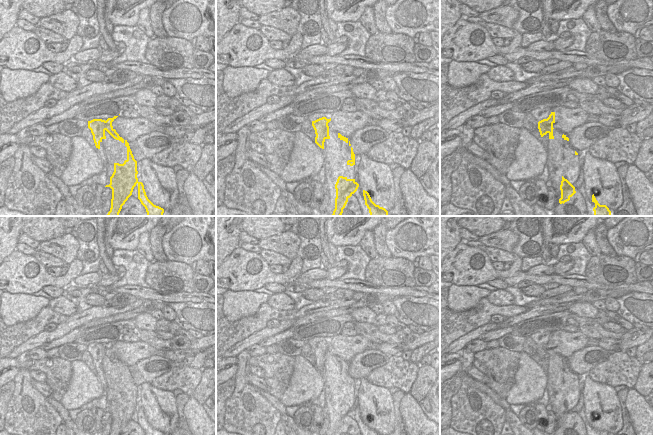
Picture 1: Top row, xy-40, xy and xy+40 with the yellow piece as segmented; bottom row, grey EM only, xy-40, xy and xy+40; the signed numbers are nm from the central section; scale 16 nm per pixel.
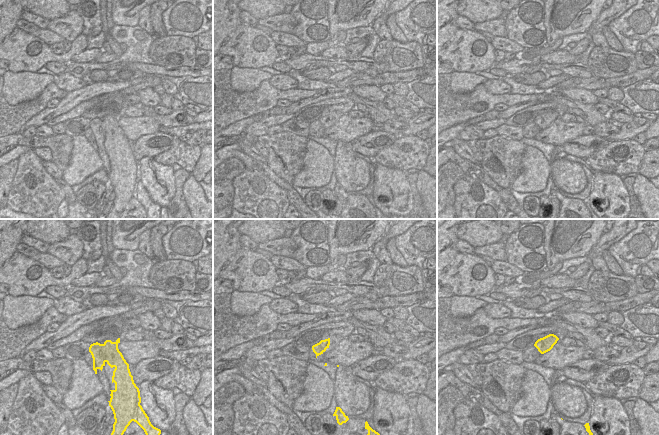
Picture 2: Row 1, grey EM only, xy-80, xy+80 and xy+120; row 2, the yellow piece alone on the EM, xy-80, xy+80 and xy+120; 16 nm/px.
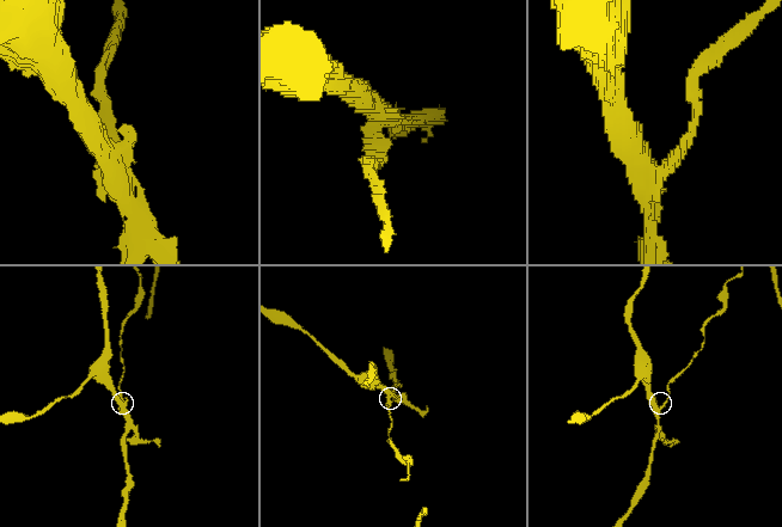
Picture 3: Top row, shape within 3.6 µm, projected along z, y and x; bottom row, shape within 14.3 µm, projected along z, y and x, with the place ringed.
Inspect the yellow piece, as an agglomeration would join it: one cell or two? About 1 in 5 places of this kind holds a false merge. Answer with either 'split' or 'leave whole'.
split

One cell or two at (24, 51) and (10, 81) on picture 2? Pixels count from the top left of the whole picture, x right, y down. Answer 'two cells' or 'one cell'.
two cells

